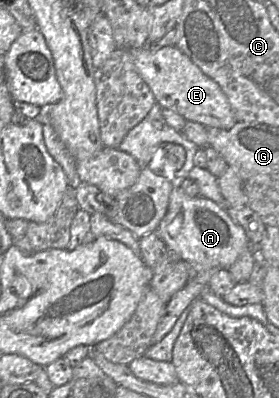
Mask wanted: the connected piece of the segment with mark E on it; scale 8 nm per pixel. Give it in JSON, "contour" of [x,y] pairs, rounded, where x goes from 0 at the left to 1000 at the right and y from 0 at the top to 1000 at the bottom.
{"contour":[[[523,113],[462,128],[491,181],[581,271],[616,276],[667,304],[706,307],[742,322],[821,327],[849,309],[814,241],[785,211],[735,188],[631,116]]]}

